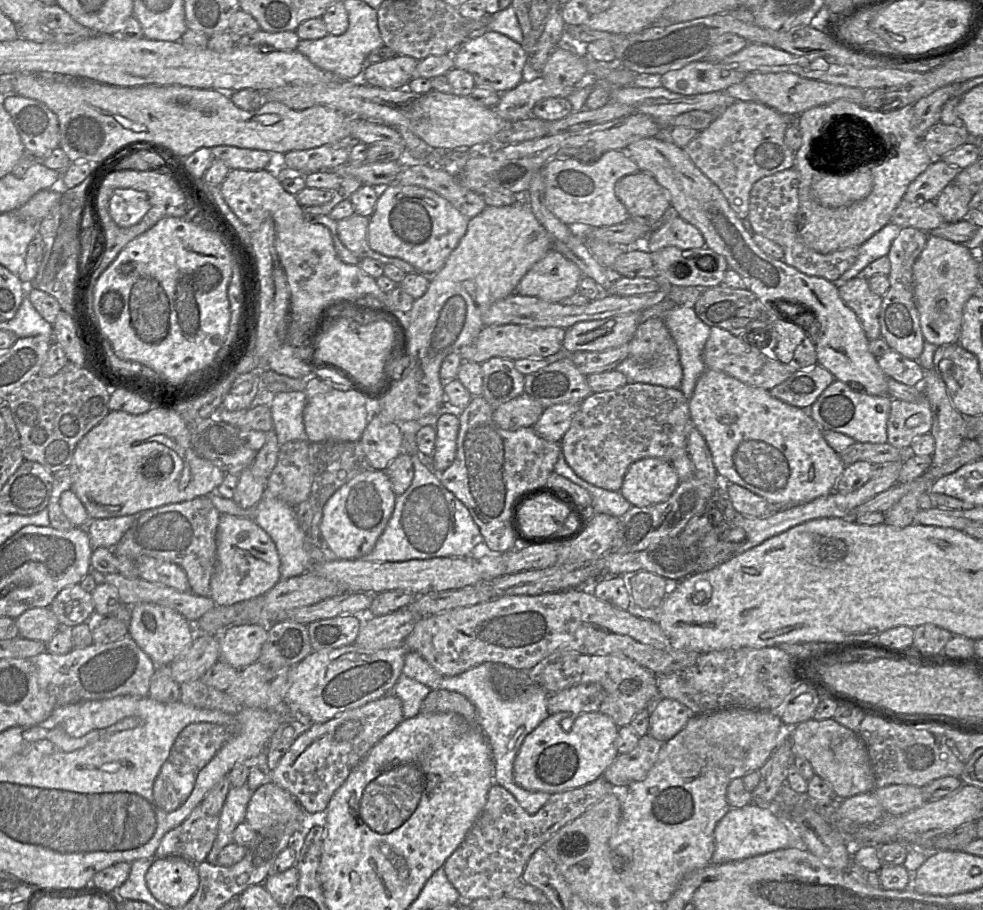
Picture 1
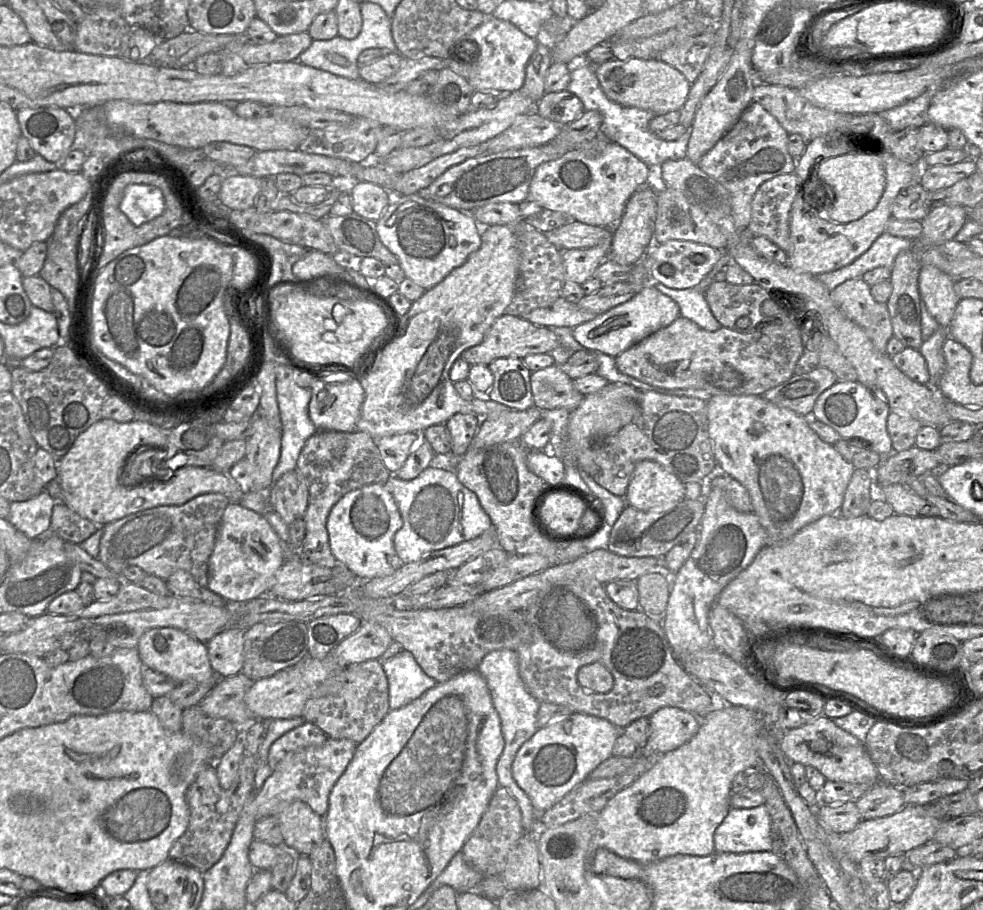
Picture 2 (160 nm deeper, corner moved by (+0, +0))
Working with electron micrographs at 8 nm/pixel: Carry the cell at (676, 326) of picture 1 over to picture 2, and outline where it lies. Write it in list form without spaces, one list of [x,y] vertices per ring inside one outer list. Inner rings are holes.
[[[652,281],[650,285],[653,285],[678,304],[681,317],[695,322],[699,327],[707,331],[716,331],[722,327],[712,314],[704,292],[696,288],[673,289],[659,281]]]

